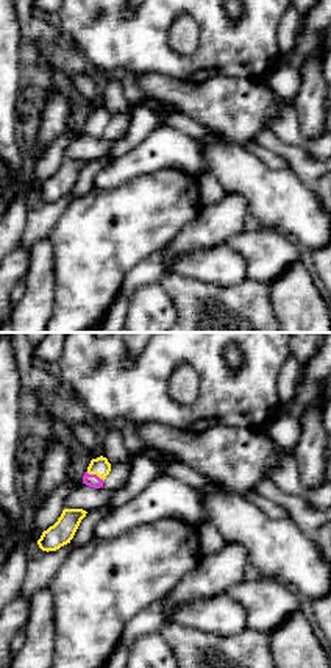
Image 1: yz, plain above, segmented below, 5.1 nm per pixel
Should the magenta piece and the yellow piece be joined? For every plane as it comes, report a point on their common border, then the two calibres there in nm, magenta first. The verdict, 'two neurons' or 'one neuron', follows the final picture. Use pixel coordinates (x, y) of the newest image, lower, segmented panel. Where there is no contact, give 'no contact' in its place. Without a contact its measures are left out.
contact (96, 475); calibres 70 and 90 nm

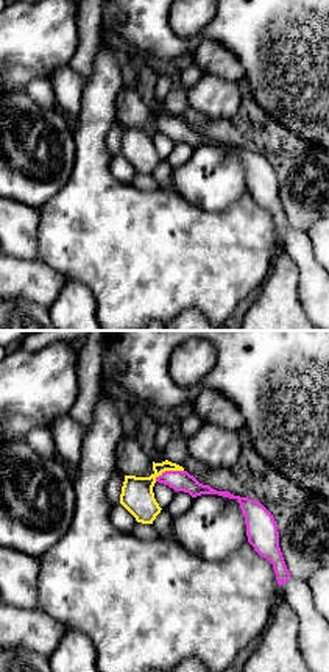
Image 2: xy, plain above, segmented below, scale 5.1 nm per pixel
contact (169, 471); calibres 110 and 170 nm

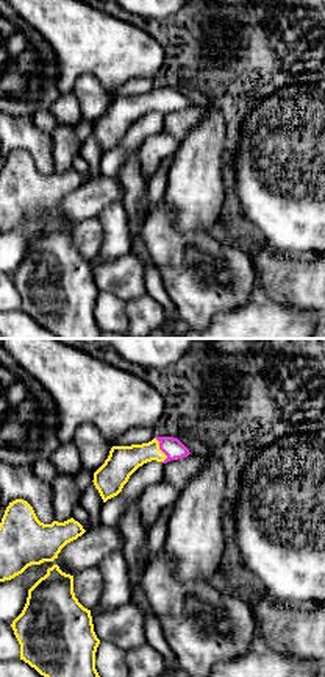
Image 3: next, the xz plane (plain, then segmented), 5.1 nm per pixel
contact (160, 448); calibres 100 and 160 nm

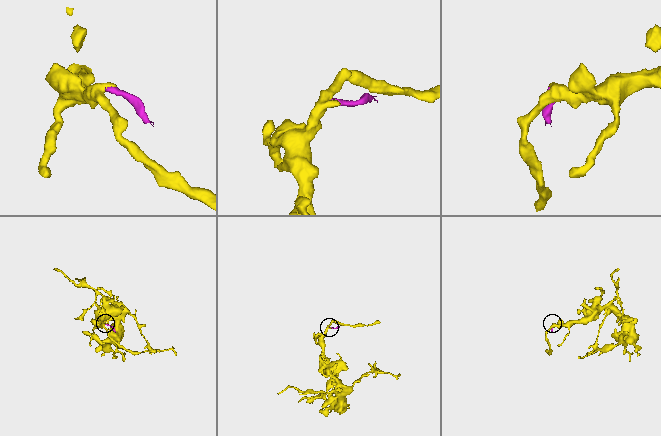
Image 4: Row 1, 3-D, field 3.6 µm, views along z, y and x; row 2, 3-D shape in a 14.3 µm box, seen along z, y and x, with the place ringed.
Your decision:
one neuron

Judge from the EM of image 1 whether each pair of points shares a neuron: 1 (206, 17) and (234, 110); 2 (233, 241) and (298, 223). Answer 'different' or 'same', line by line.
1: different
2: different

